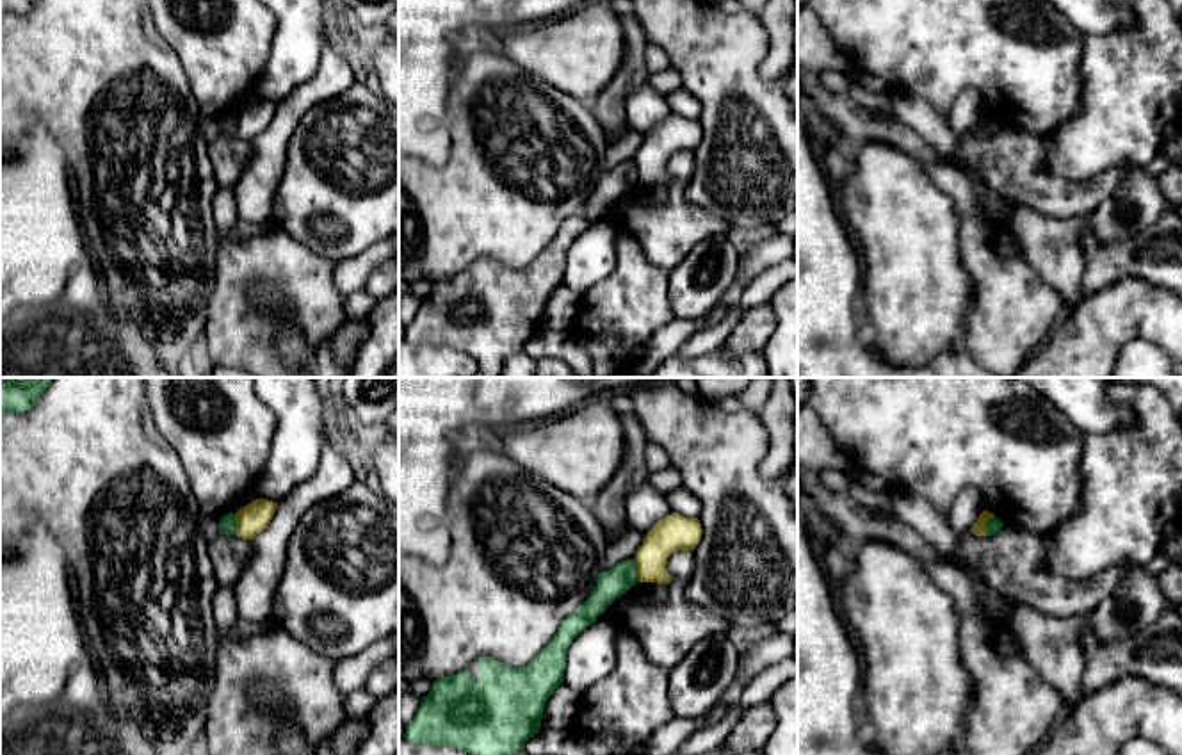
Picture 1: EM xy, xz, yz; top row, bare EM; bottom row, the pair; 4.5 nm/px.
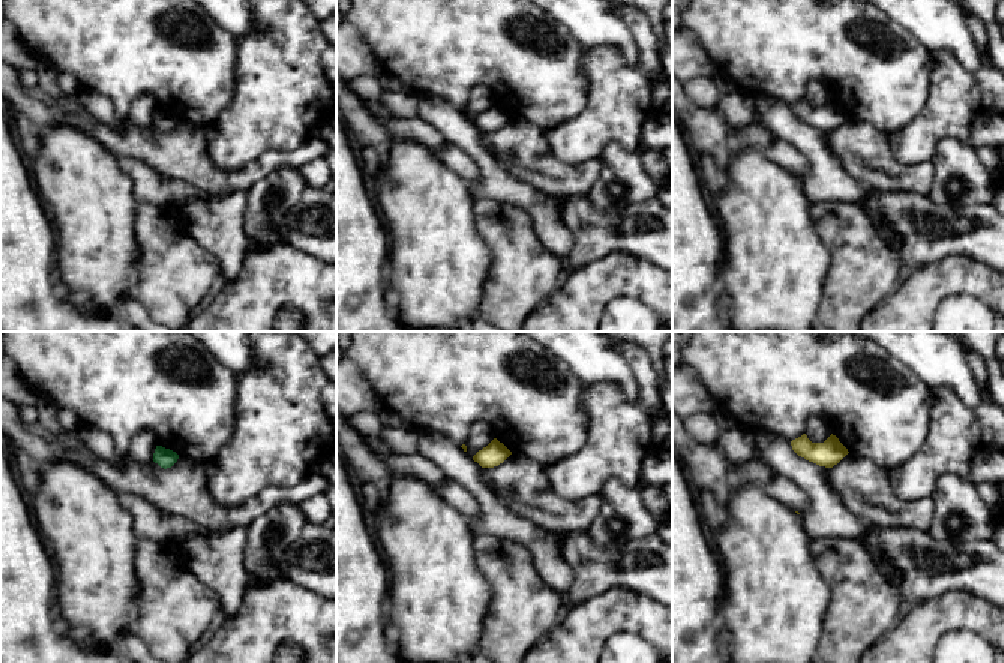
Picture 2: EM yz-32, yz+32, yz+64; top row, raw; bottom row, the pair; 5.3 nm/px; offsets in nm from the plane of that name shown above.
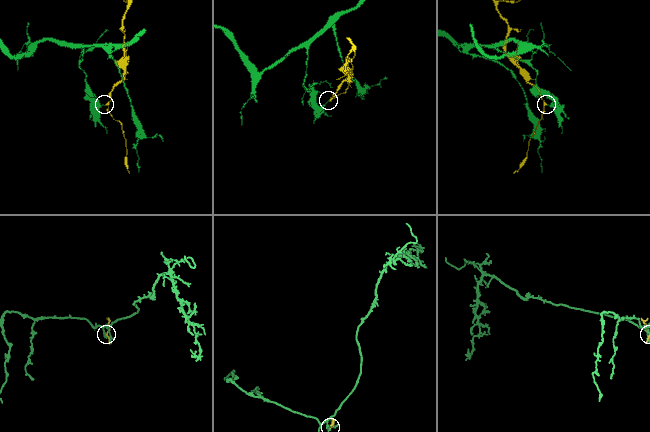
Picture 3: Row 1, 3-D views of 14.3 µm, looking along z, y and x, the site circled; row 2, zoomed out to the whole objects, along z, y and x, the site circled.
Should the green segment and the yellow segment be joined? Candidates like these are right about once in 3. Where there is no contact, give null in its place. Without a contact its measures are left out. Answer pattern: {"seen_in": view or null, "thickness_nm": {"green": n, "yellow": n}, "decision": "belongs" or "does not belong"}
{"seen_in": "yz", "thickness_nm": {"green": 70, "yellow": 60}, "decision": "does not belong"}

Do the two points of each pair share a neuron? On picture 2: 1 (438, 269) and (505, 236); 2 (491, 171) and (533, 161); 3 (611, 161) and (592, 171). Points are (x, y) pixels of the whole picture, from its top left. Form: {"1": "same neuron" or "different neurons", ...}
{"1": "different neurons", "2": "different neurons", "3": "different neurons"}

